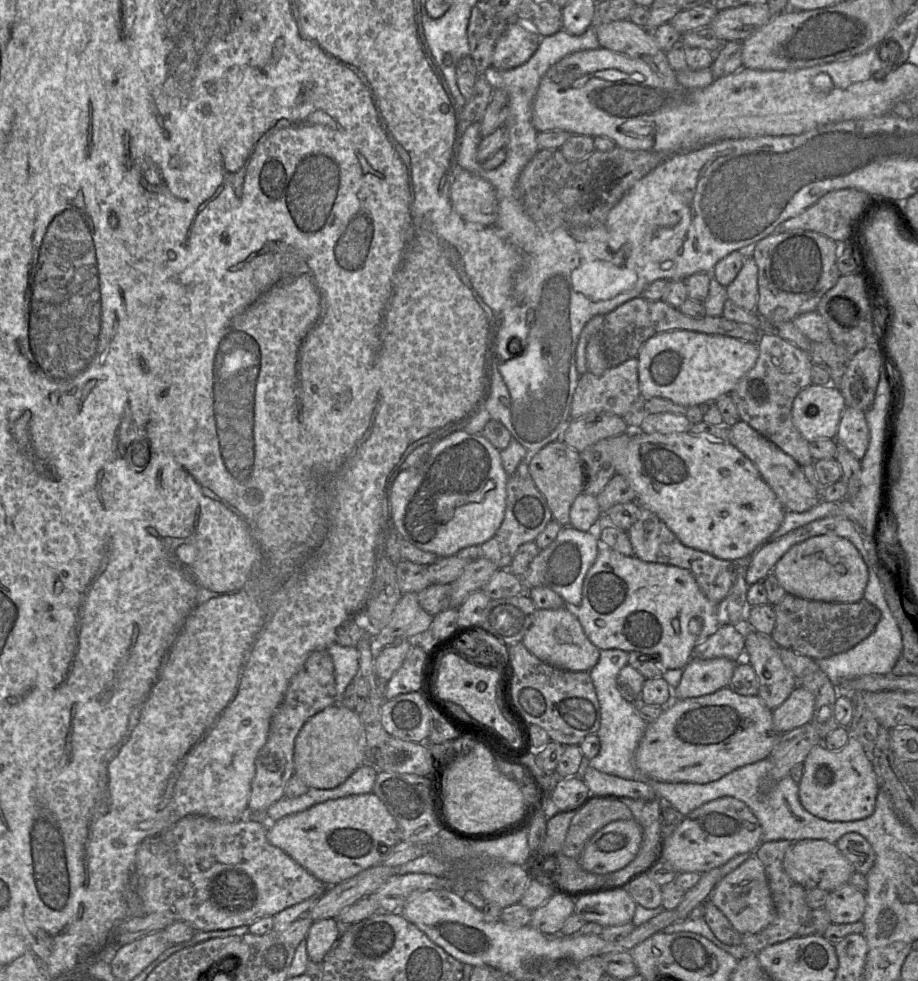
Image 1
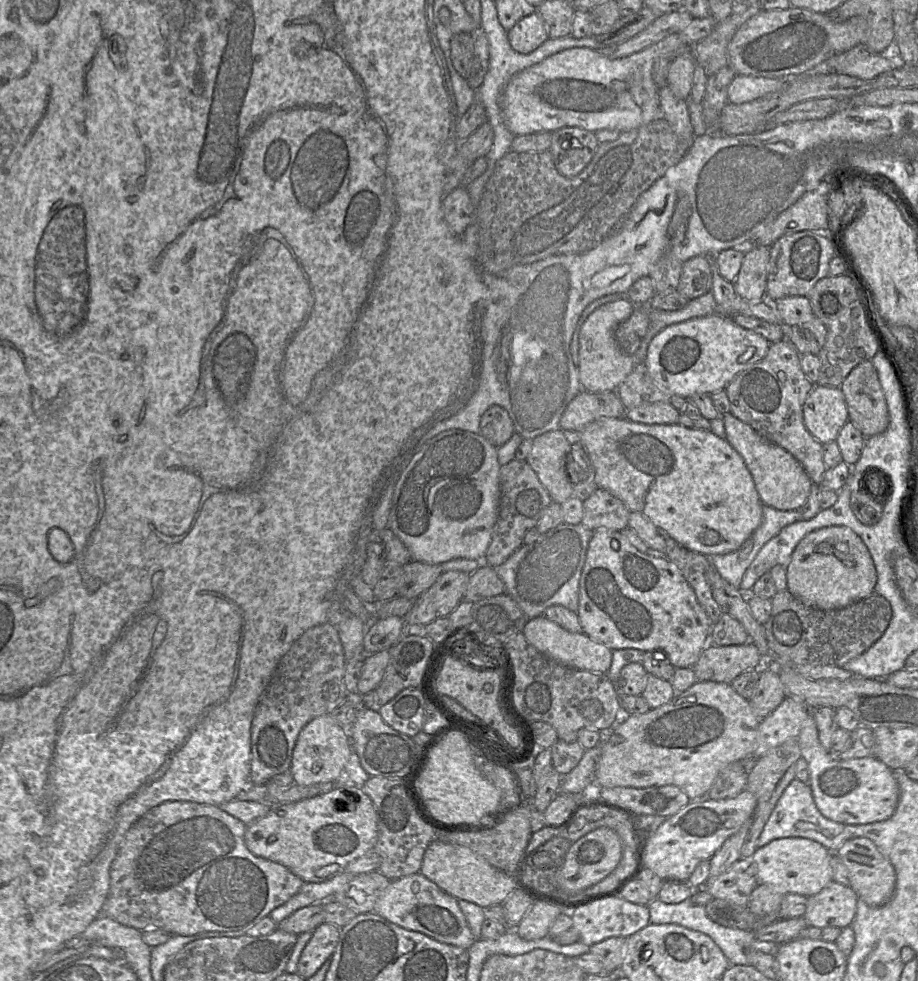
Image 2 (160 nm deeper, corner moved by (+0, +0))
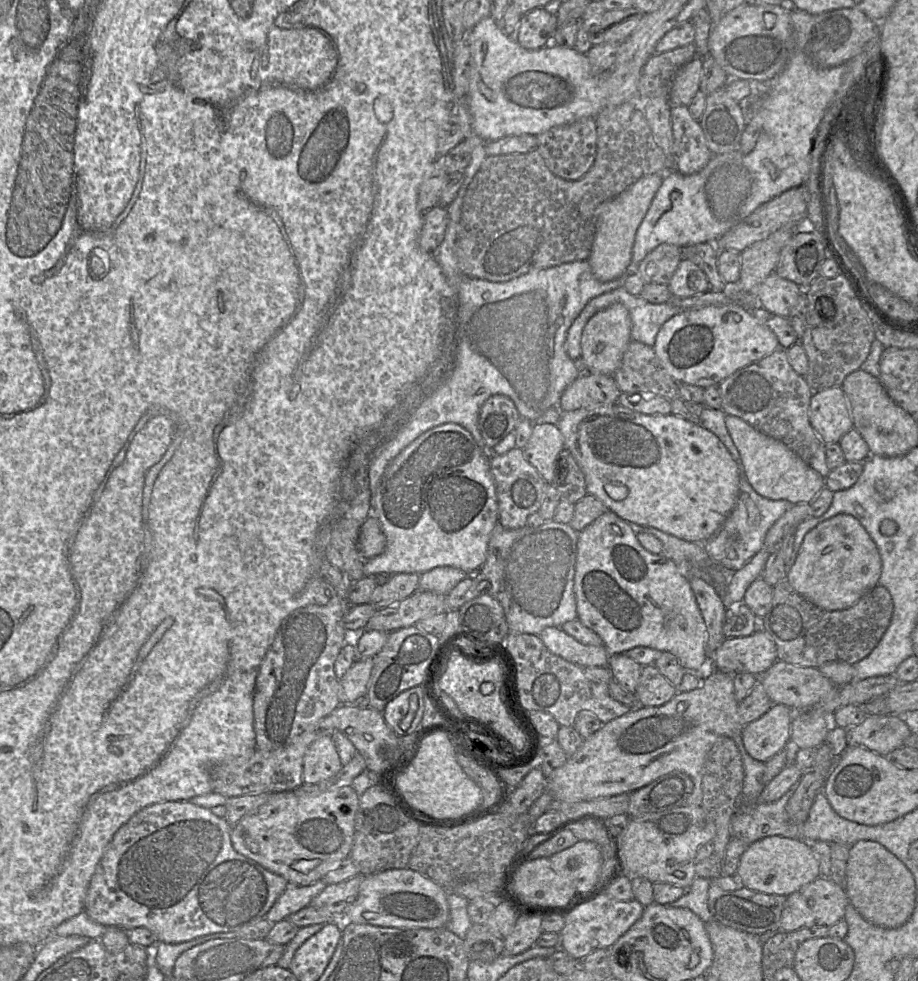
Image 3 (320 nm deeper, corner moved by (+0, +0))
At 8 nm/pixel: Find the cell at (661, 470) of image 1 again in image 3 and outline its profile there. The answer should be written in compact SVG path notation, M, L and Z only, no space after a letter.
M609 404L561 412L556 426L564 437L564 448L572 454L584 475L587 494L598 498L609 511L634 527L652 527L687 542L703 543L720 530L736 505L741 479L740 467L722 441L701 424L684 420L672 413L646 415L621 407L619 404Z

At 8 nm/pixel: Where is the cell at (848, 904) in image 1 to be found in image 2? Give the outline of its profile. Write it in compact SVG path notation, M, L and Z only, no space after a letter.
M832 881L819 893L807 897L803 918L808 927L850 927L857 901L858 896L851 887Z

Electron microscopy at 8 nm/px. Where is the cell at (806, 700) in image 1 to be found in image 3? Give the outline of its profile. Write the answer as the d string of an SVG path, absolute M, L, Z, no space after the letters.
M773 704L759 719L745 725L741 731L747 753L766 763L790 742L791 723L795 711L783 704Z

